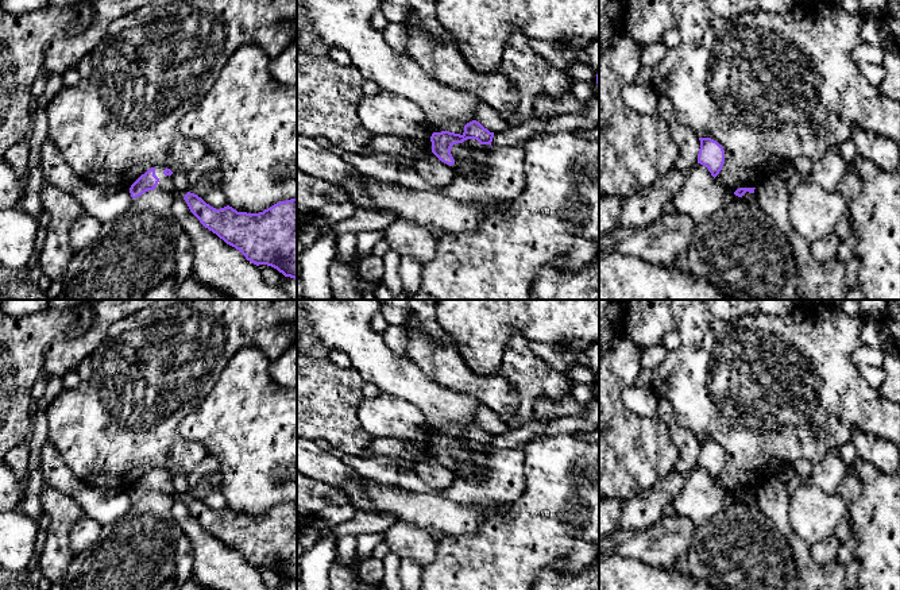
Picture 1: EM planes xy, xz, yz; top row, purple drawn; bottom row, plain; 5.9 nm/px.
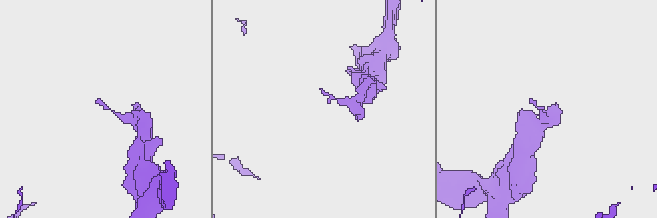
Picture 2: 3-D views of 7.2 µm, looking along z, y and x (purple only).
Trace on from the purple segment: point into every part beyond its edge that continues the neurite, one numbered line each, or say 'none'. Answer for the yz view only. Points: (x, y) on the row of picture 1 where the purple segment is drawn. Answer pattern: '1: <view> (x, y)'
none

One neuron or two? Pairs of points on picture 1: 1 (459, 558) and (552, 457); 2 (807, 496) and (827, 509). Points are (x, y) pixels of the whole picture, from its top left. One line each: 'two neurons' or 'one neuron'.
1: one neuron
2: one neuron

